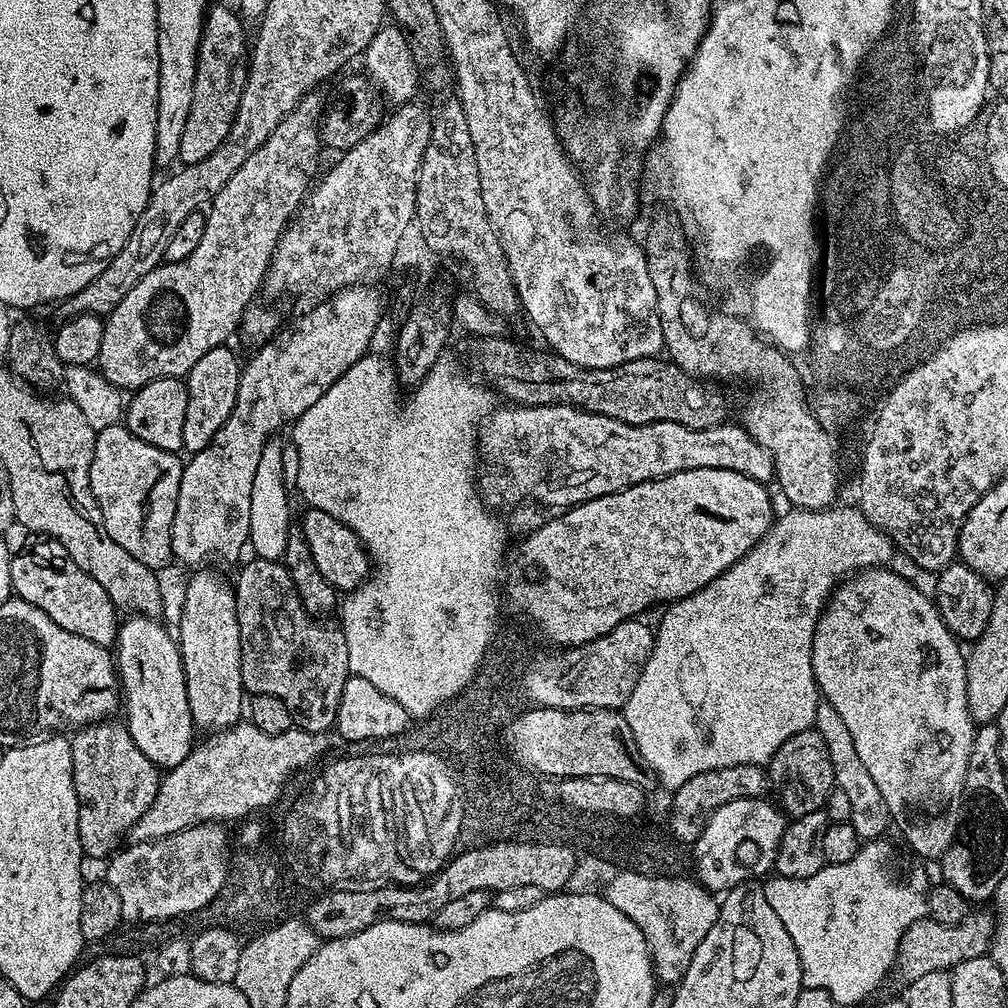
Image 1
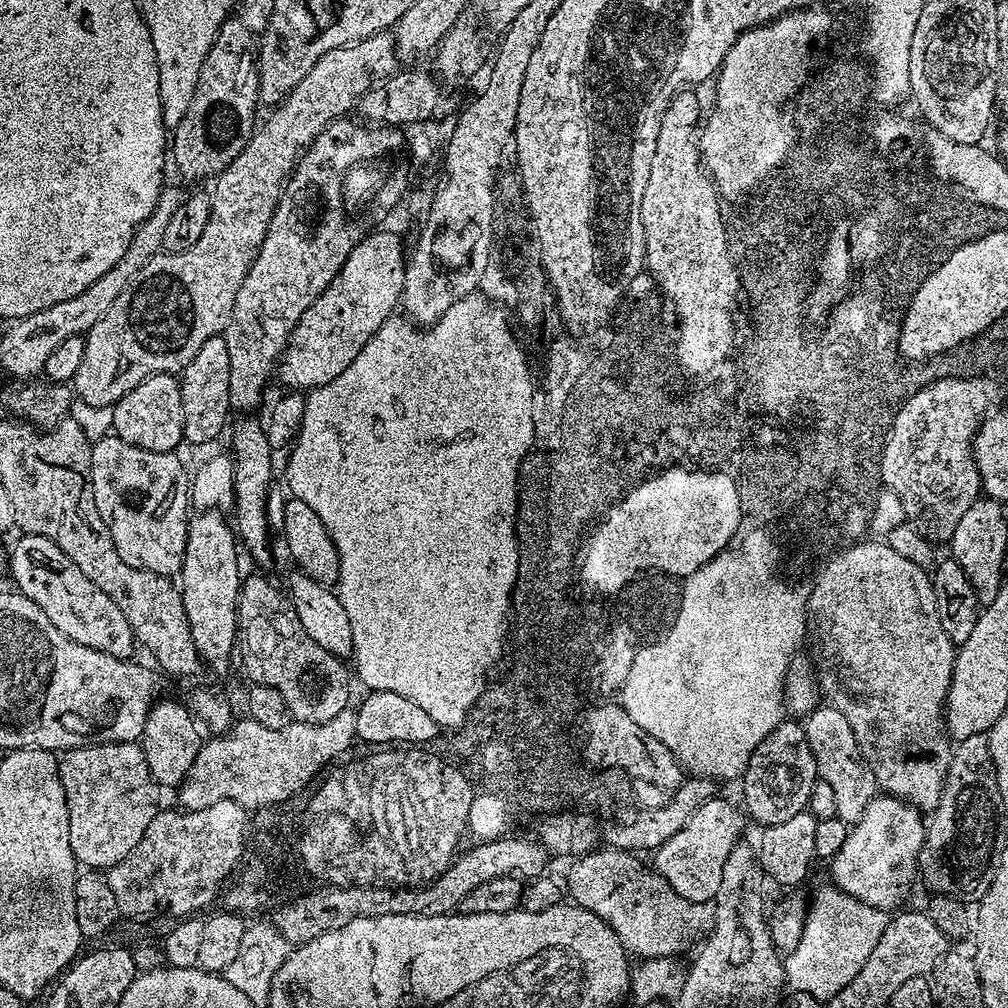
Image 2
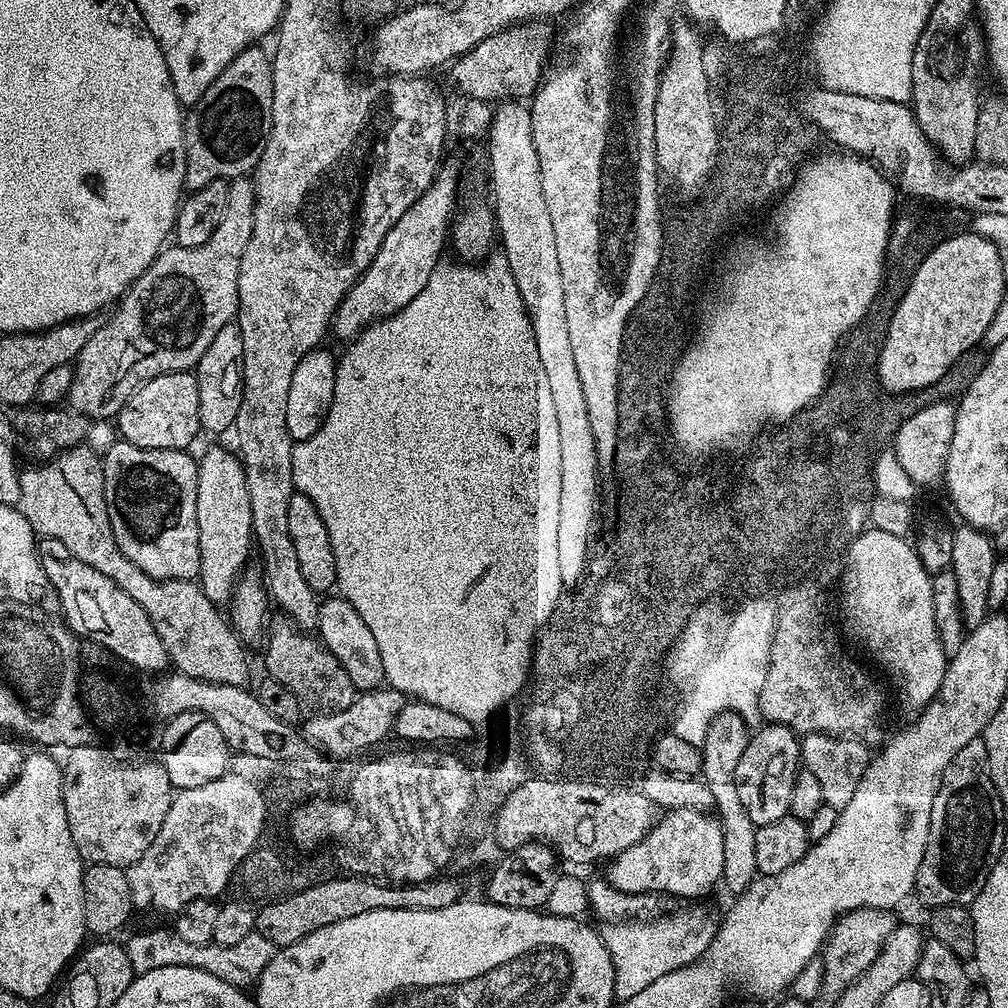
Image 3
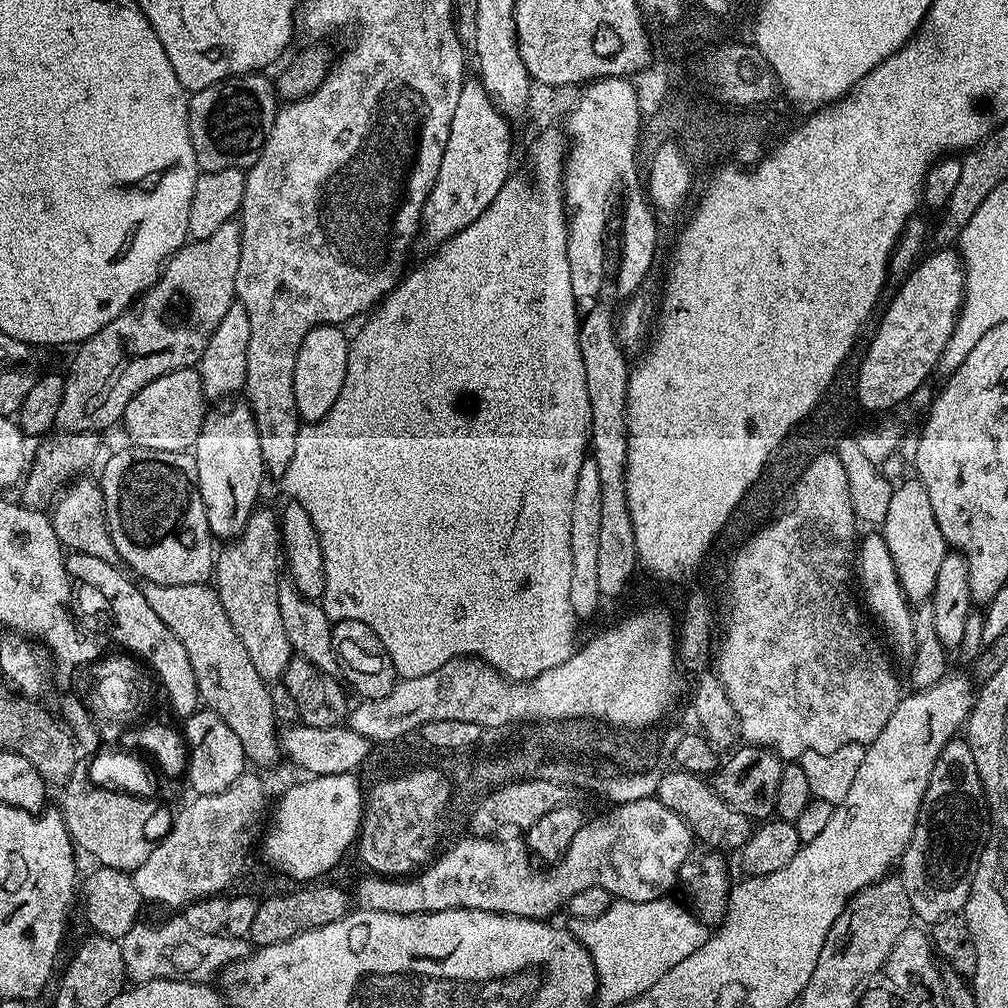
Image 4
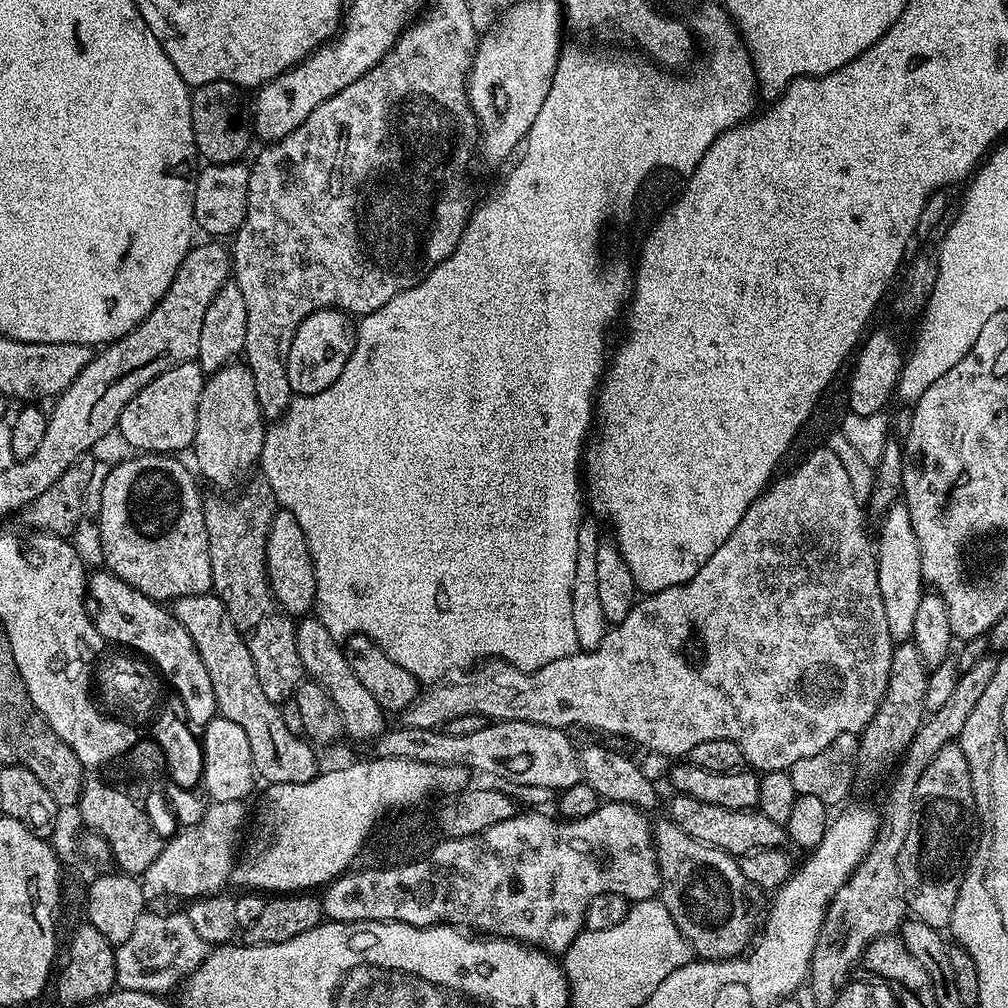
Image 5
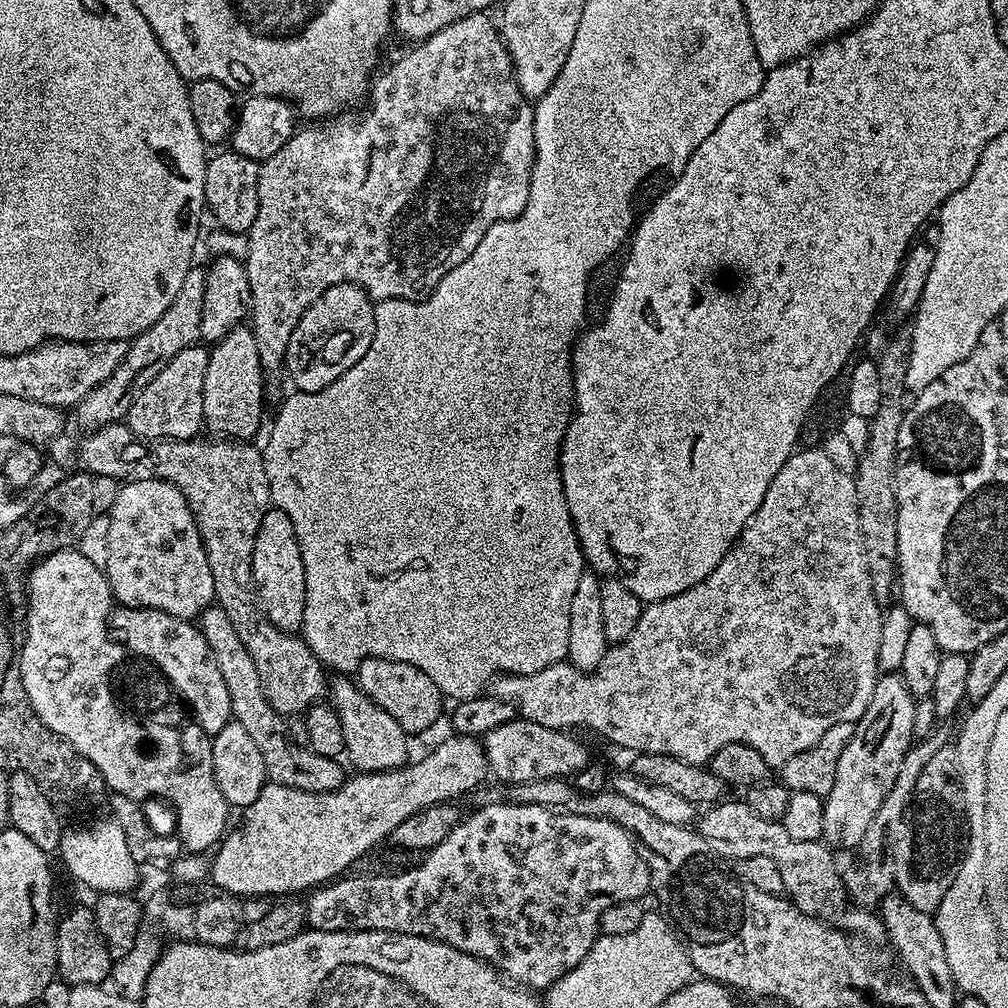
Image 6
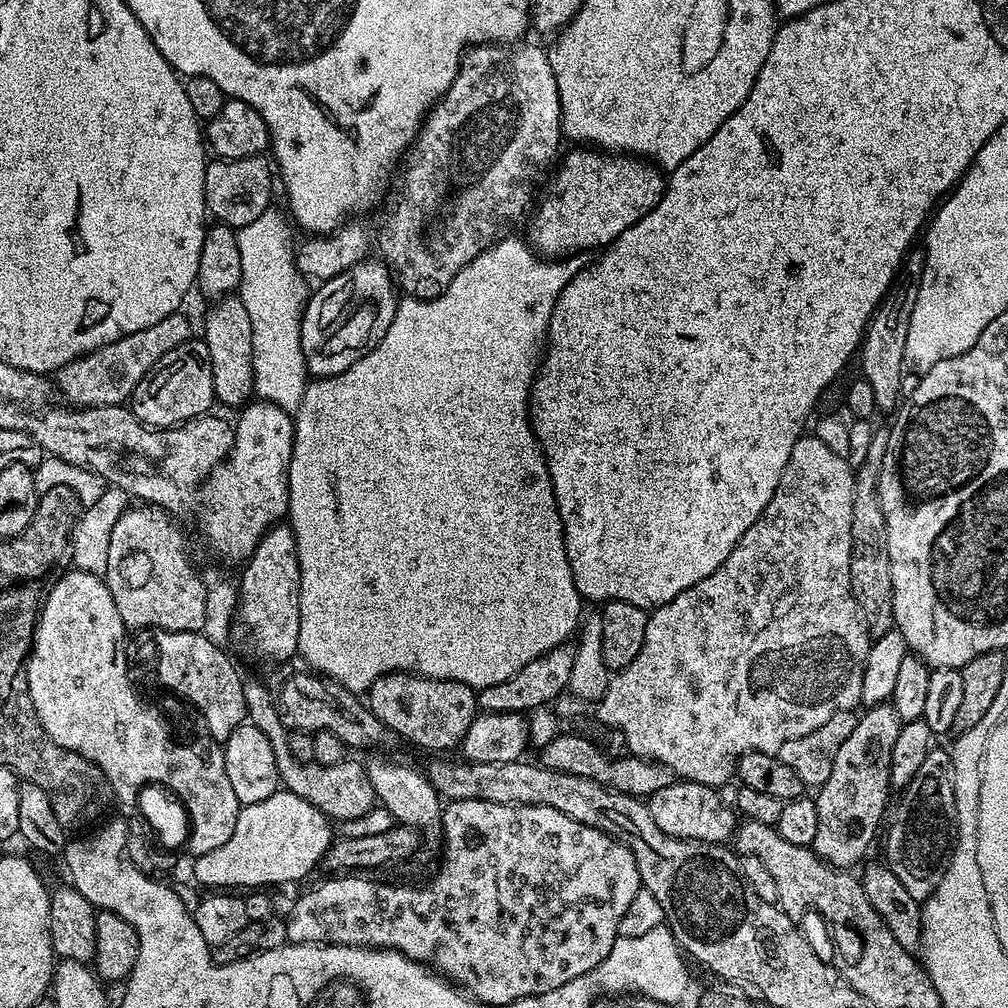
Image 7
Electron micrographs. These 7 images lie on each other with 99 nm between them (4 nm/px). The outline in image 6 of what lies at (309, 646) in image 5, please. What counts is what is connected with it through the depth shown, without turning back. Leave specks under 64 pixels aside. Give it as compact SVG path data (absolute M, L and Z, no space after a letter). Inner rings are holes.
M336 674L330 680L330 696L331 692L330 704L340 713L342 735L346 737L344 751L347 759L352 759L357 773L394 771L409 763L409 733L404 732L402 726L398 726L398 722L382 710L382 706L371 700L360 689L359 683L353 682L347 675Z

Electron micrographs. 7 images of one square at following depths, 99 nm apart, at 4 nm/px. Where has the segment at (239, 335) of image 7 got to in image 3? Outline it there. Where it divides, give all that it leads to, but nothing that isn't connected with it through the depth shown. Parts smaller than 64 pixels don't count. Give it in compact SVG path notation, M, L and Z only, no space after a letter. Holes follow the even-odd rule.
M212 448L198 460L198 546L200 575L198 583L206 598L217 602L232 599L238 577L245 571L248 551L253 551L250 490L246 486L244 465L235 451Z

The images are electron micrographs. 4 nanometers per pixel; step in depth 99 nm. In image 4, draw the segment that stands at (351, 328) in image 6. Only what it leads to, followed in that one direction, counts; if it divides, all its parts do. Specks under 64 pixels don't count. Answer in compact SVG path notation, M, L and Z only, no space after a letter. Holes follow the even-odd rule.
M320 324L312 328L298 350L298 362L294 362L294 402L298 406L301 421L315 422L330 414L330 406L342 394L342 382L346 382L349 337L344 337L343 327Z

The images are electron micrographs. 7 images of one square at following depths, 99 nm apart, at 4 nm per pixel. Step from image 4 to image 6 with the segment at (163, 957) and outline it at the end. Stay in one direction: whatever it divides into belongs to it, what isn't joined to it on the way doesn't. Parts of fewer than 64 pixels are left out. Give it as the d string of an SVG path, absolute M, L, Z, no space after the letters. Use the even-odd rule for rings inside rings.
M144 862L139 865L141 874L141 885L146 885L151 890L147 900L143 901L144 910L143 922L134 940L134 945L129 953L122 958L113 961L110 974L103 980L101 987L114 997L126 997L128 999L139 999L143 997L145 983L148 980L149 972L156 965L157 959L163 949L164 942L160 940L162 932L168 932L172 938L178 937L182 940L192 940L195 937L194 914L196 909L193 905L174 902L174 898L162 876L162 870L154 862Z

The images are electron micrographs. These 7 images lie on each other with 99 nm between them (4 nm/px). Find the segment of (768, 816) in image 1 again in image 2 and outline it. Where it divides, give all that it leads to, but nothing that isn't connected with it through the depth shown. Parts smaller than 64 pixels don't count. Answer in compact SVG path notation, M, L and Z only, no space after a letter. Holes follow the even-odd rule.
M713 798L707 800L696 813L682 826L672 846L663 849L664 856L668 860L680 860L670 873L670 881L674 890L694 903L709 903L714 901L716 895L721 895L724 888L724 867L734 850L734 846L741 839L740 836L740 812L732 804L724 800Z

